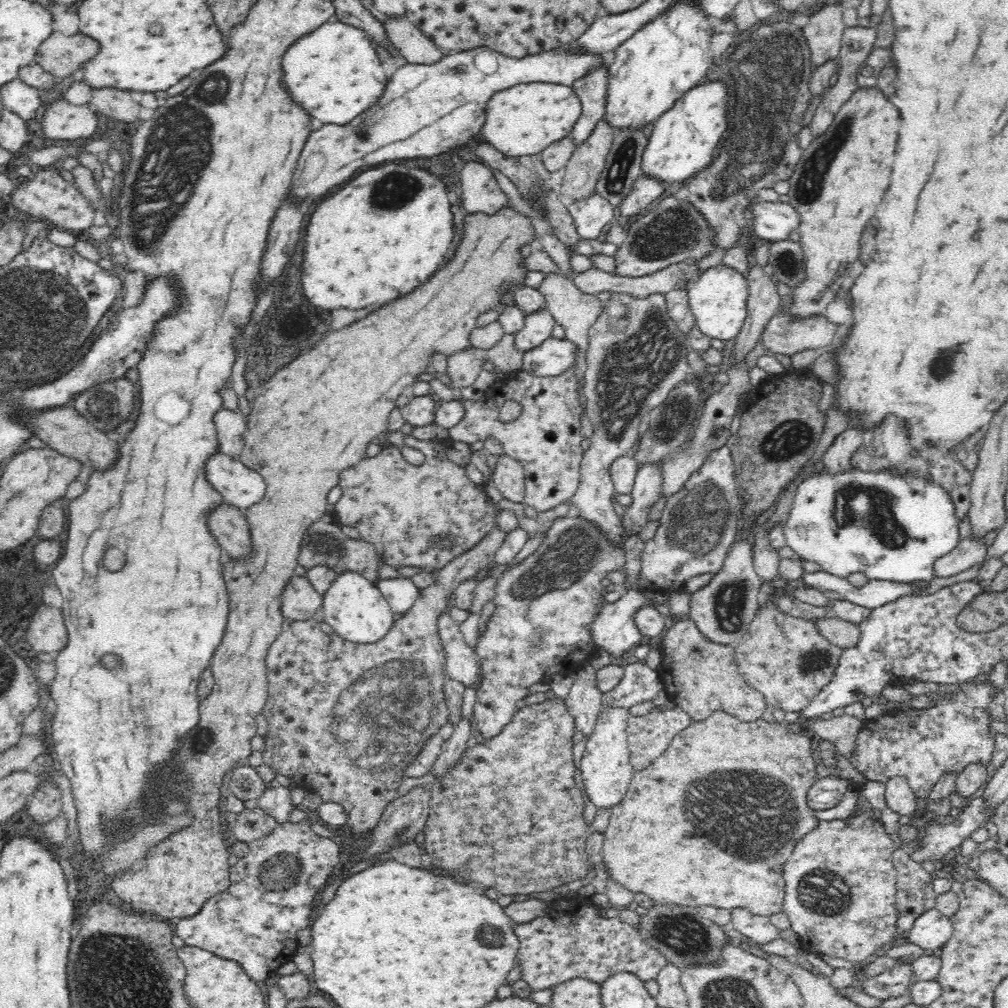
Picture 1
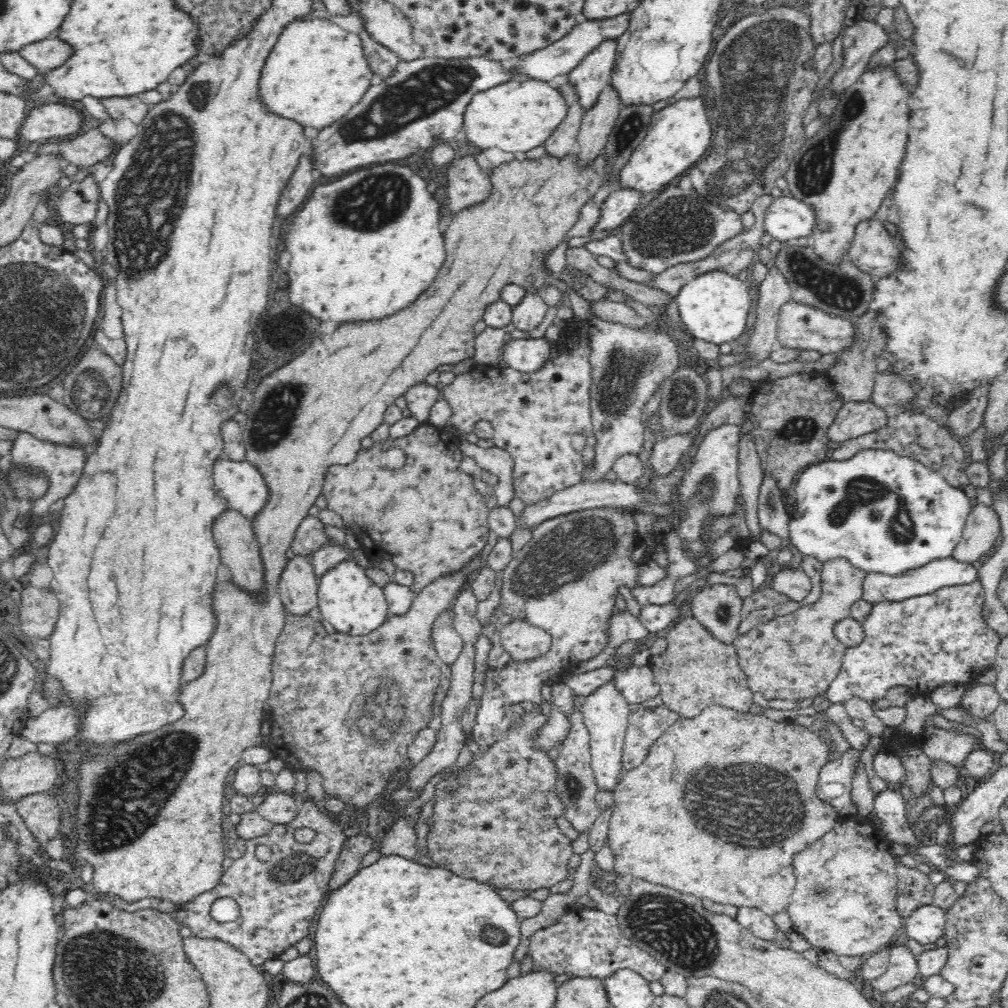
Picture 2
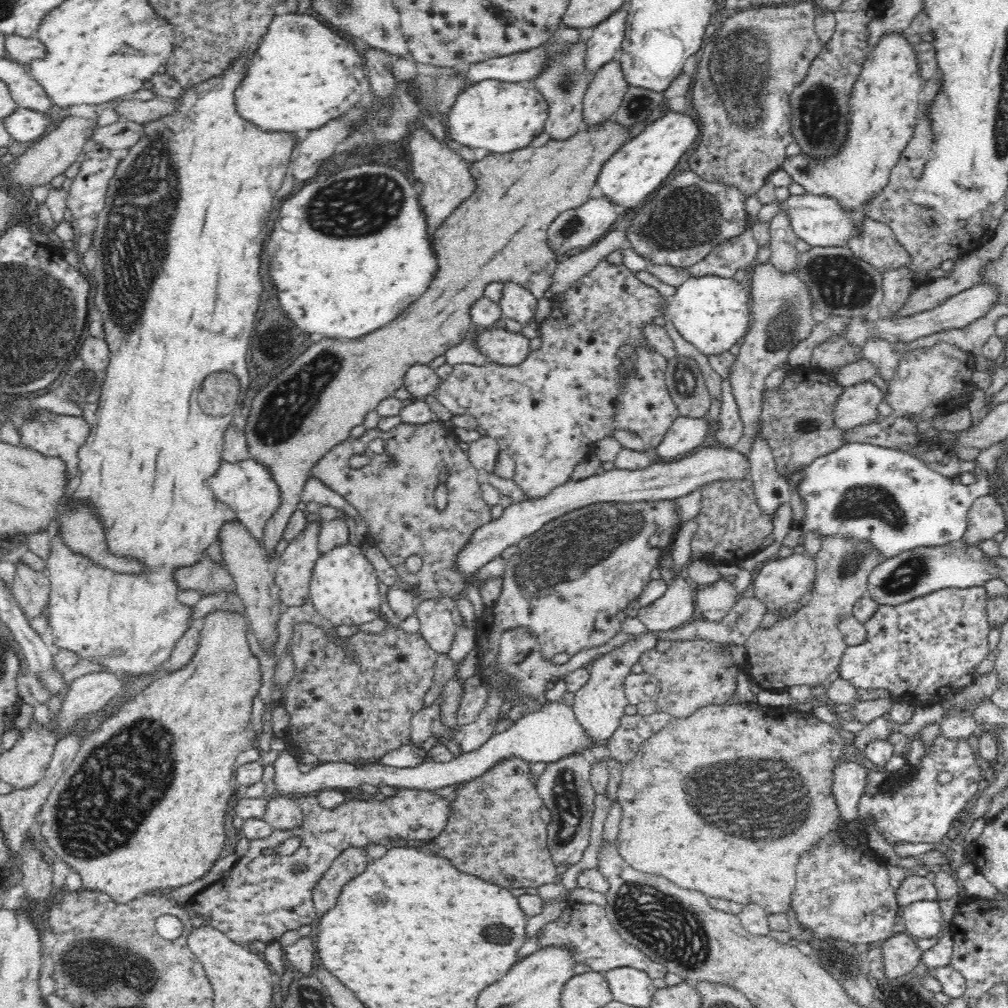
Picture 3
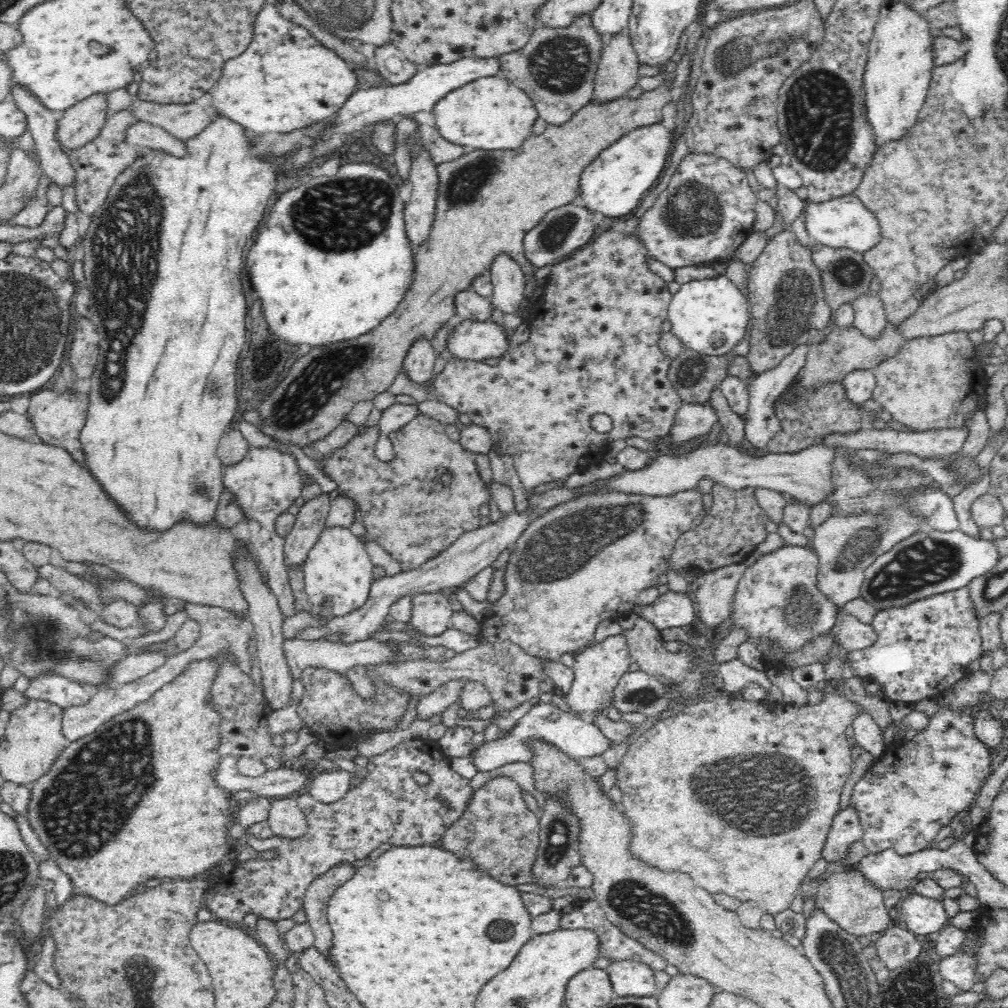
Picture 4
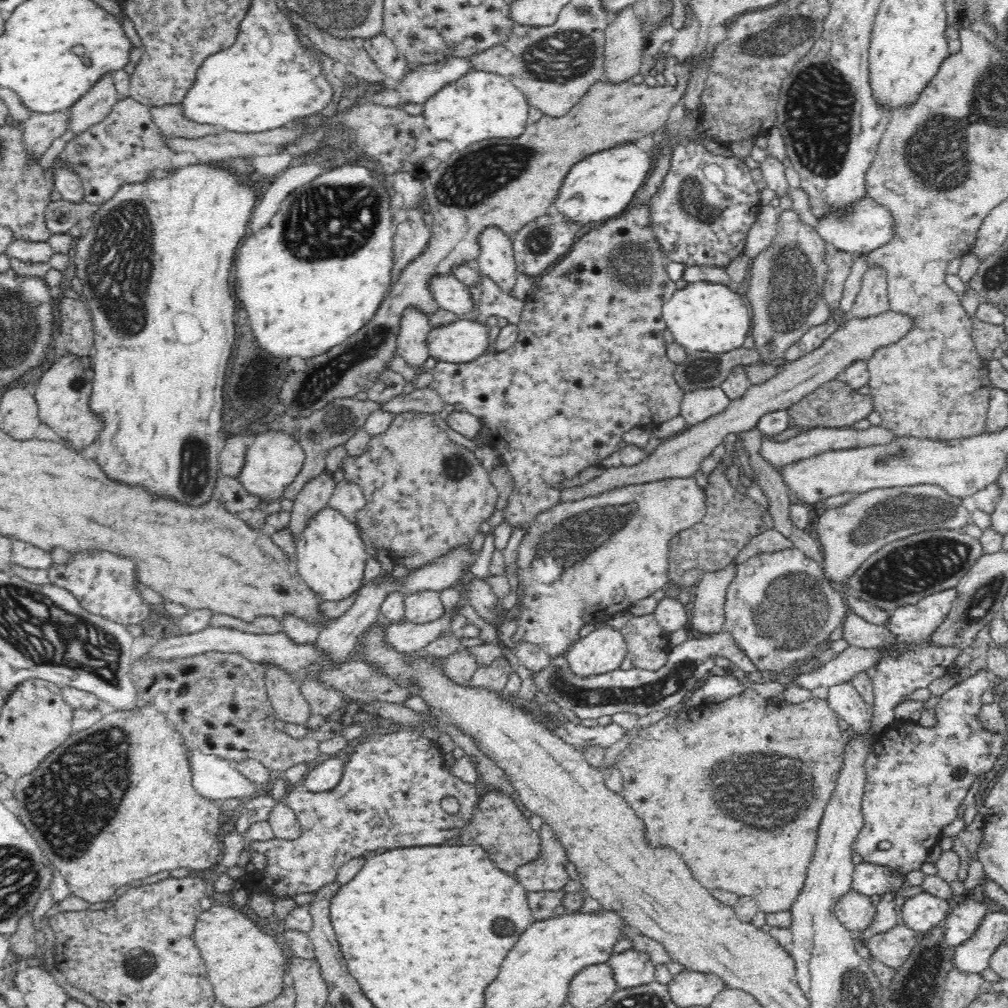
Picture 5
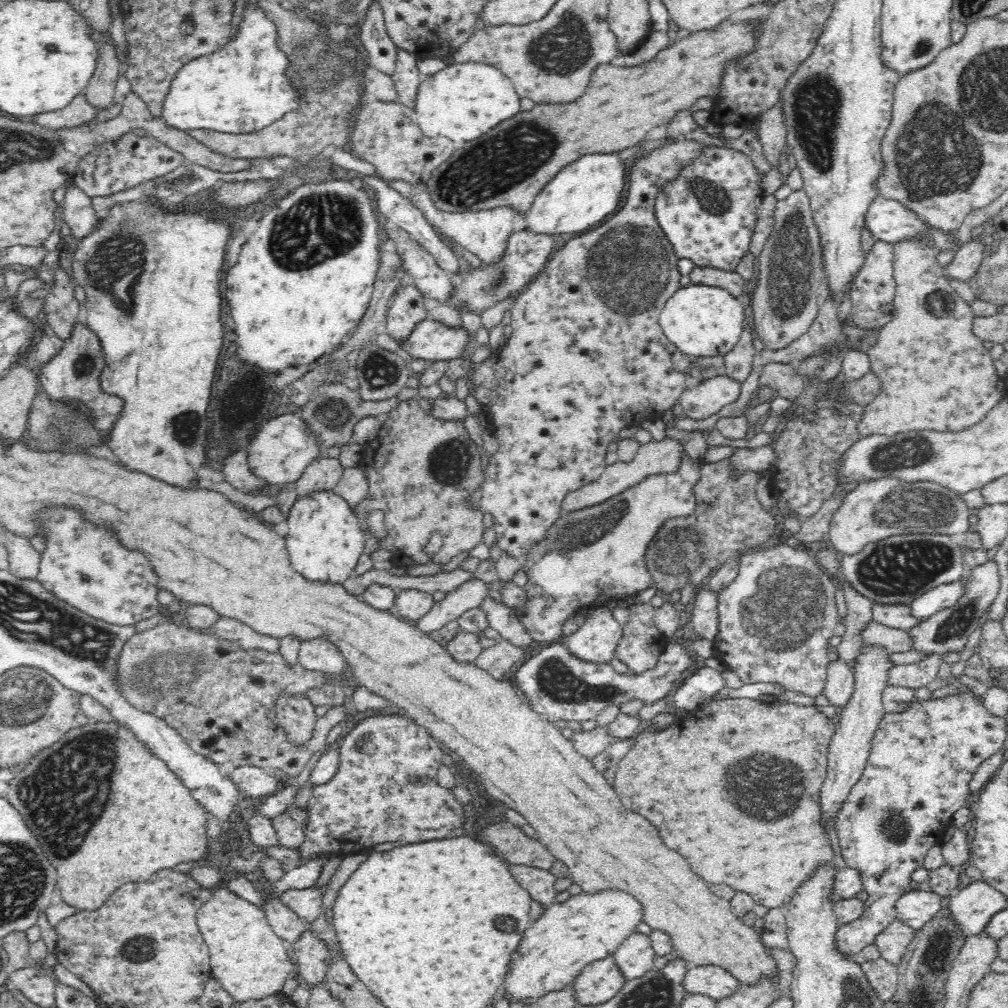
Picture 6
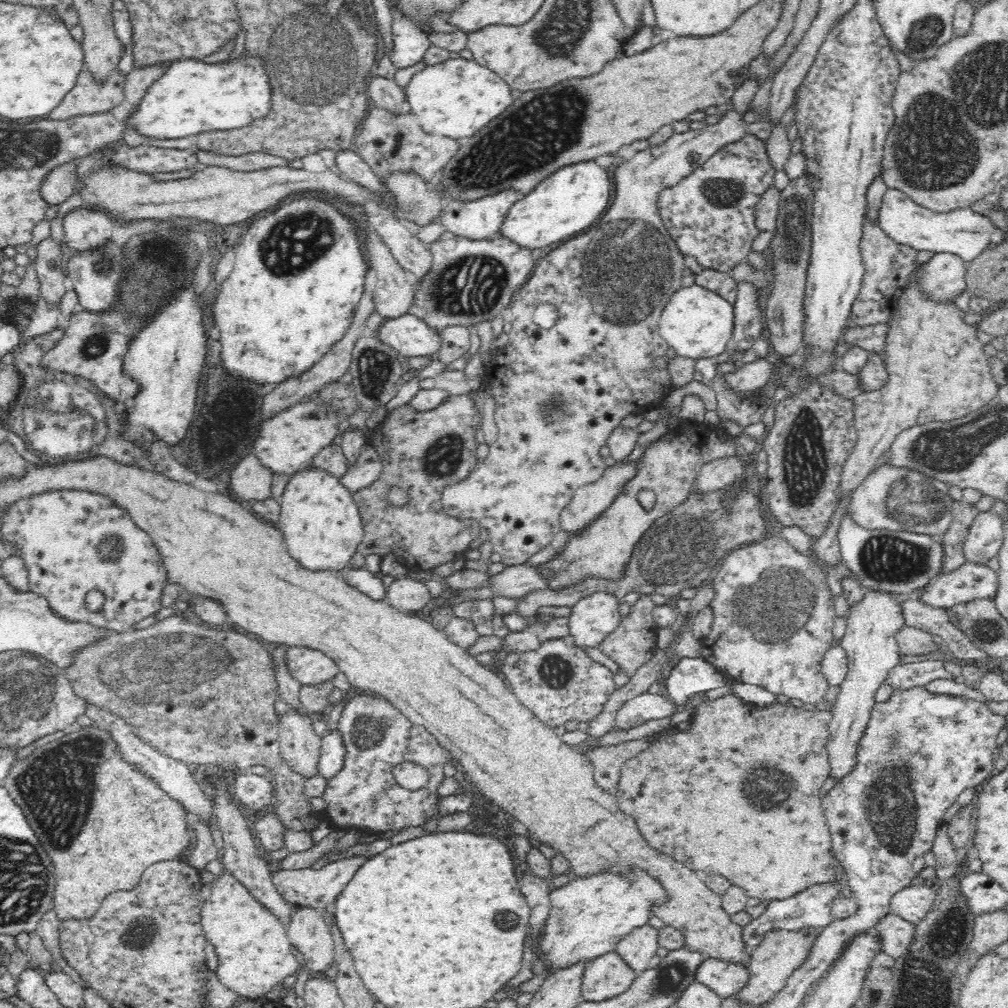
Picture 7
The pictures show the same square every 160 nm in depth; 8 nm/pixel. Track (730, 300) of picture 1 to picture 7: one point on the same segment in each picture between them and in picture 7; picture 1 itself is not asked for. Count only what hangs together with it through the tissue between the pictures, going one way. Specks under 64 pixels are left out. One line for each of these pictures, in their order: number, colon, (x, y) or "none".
2: (713, 307)
3: (712, 313)
4: (710, 316)
5: (702, 316)
6: (700, 320)
7: (697, 323)

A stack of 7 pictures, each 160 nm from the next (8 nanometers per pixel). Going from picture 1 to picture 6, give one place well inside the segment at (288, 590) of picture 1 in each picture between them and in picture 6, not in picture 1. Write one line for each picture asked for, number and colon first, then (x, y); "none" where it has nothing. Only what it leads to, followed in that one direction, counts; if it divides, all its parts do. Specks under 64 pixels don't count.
2: (297, 587)
3: (293, 570)
4: (310, 521)
5: (316, 492)
6: (323, 472)

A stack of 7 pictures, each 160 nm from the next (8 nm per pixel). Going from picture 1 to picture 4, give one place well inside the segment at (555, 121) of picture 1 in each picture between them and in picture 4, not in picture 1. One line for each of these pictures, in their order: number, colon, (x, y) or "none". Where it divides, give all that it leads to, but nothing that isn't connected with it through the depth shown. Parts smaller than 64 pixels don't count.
2: (515, 116)
3: (500, 117)
4: (490, 112)

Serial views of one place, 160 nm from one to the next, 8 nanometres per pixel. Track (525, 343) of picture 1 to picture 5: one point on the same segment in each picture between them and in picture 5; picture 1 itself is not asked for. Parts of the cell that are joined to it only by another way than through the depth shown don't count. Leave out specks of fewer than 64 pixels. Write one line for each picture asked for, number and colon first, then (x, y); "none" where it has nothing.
2: (527, 314)
3: (515, 301)
4: (507, 278)
5: (495, 258)

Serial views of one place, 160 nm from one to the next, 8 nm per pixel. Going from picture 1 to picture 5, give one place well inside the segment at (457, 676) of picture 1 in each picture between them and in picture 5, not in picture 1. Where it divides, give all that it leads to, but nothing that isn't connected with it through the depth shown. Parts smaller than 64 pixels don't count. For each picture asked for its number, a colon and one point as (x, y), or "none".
2: (447, 642)
3: (436, 625)
4: (431, 613)
5: (419, 607)

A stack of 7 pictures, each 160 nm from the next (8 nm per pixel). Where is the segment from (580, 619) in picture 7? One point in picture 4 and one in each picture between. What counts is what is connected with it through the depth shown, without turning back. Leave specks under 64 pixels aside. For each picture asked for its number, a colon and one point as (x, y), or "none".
4: (597, 667)
5: (603, 649)
6: (595, 639)

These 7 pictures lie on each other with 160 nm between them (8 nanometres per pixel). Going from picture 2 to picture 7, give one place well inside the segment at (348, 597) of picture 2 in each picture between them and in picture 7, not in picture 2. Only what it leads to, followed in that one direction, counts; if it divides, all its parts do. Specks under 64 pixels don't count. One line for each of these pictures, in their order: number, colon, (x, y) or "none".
3: (343, 588)
4: (337, 572)
5: (331, 555)
6: (324, 539)
7: (320, 523)

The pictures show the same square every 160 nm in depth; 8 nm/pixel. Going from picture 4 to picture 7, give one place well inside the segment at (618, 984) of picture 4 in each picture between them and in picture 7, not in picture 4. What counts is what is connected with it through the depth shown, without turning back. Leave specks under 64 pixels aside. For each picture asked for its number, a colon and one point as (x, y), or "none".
5: (631, 968)
6: (634, 955)
7: (639, 946)

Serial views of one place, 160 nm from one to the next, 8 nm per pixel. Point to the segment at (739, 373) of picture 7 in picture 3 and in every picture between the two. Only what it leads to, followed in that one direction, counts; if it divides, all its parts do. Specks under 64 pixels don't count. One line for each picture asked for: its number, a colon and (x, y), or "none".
3: (686, 433)
4: (693, 419)
5: (698, 405)
6: (709, 397)

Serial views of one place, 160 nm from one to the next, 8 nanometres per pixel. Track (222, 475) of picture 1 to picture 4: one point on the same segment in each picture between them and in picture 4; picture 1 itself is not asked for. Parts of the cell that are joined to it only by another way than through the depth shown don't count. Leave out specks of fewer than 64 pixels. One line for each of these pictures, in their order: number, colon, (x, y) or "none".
2: (242, 486)
3: (247, 486)
4: (267, 482)

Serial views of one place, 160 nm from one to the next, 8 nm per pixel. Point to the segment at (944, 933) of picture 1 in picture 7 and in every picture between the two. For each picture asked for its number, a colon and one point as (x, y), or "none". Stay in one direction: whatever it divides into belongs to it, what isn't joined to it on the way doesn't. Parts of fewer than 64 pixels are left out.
2: (926, 924)
3: (922, 919)
4: (922, 915)
5: (921, 912)
6: (915, 907)
7: (912, 903)

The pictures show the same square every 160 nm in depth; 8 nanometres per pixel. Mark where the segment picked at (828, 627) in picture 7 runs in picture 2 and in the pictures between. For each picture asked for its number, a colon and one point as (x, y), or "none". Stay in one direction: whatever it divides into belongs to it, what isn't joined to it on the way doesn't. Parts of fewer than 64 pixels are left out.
2: (791, 582)
3: (782, 585)
4: (778, 600)
5: (780, 609)
6: (776, 618)

